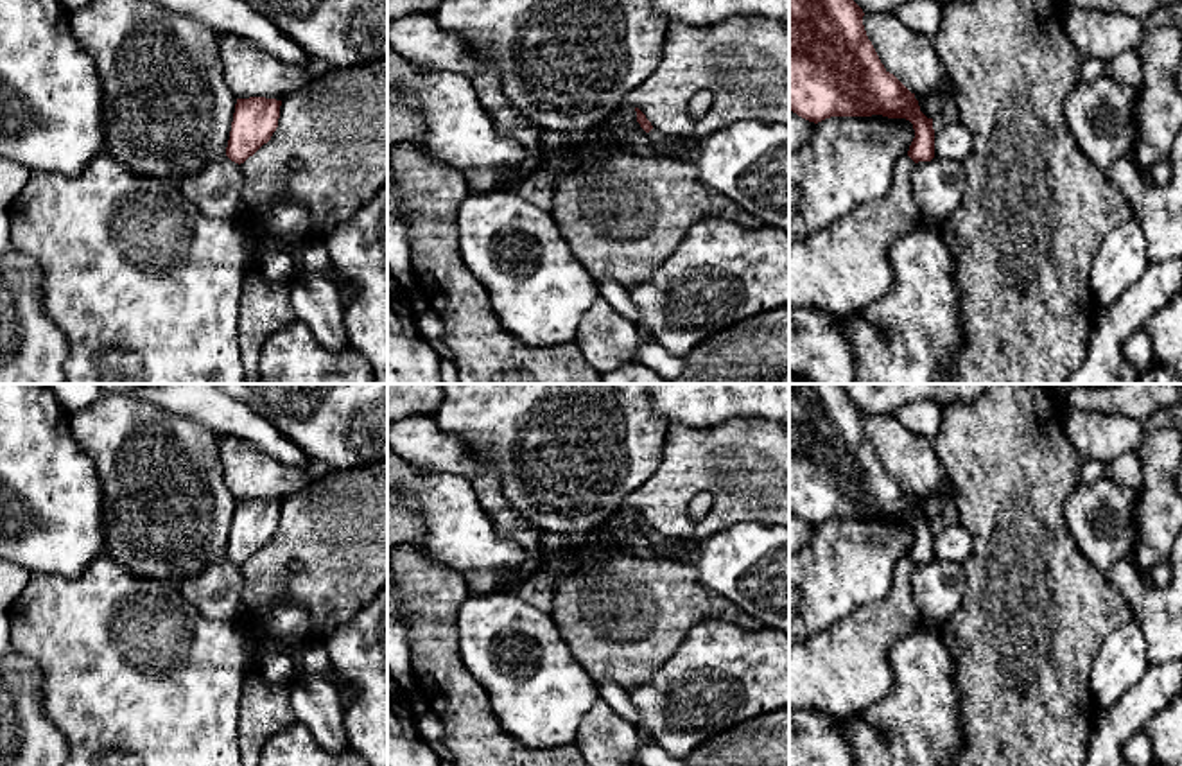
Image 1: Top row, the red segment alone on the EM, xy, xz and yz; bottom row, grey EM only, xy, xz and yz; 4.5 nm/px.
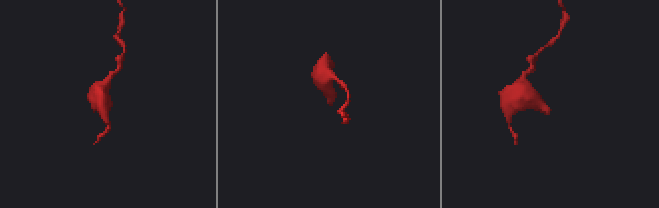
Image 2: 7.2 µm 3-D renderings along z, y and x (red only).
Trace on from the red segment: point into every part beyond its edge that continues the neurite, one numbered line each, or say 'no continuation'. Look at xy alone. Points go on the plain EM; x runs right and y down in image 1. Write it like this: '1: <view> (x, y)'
no continuation

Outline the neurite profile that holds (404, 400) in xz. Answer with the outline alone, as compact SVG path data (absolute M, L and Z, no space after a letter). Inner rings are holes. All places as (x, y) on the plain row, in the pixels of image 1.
M387 384L387 425L413 414L434 414L443 398L443 384Z

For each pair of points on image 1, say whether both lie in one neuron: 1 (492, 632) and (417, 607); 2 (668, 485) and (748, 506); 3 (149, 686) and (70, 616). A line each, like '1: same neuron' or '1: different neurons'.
1: different neurons
2: same neuron
3: same neuron

